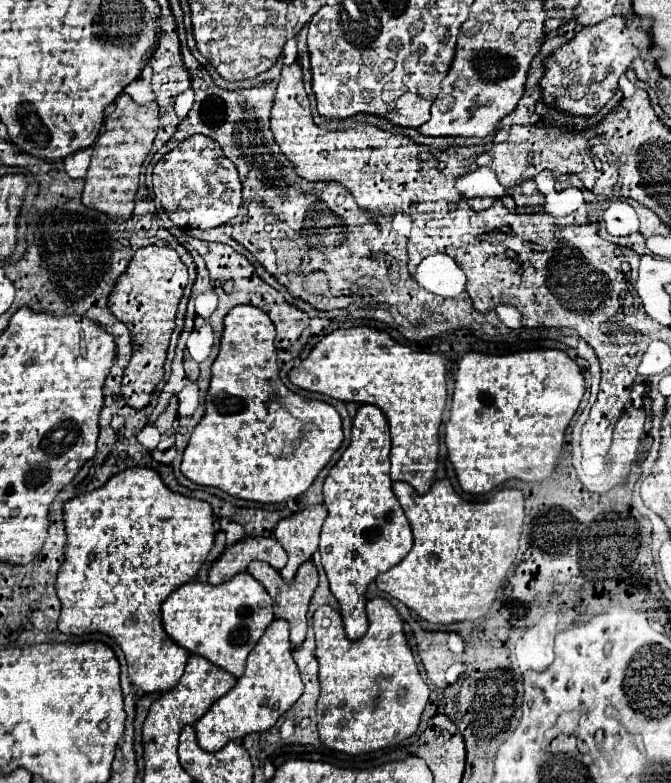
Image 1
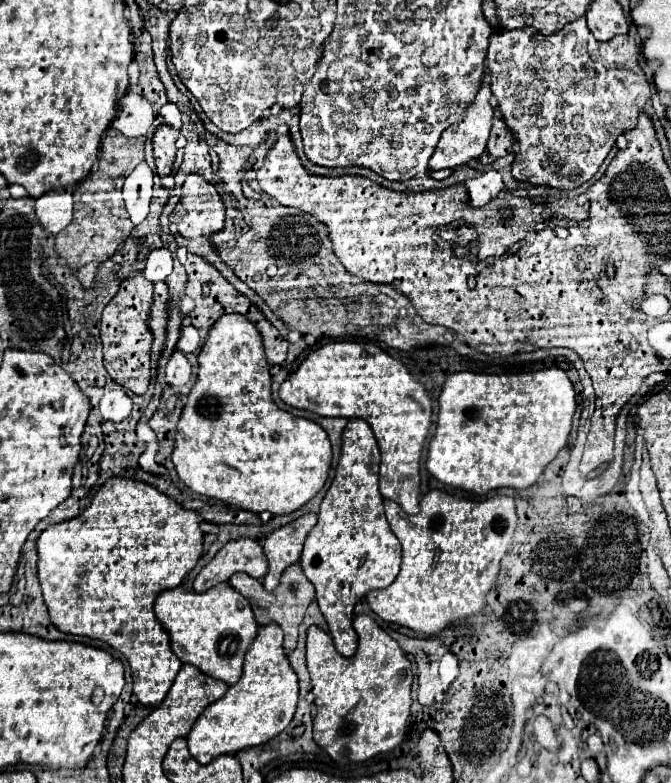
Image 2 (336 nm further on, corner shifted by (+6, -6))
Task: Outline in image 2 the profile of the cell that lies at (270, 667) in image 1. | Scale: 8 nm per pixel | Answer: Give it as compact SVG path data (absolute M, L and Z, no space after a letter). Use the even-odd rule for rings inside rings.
M264 625L258 631L258 639L246 653L244 673L236 685L232 685L226 695L212 705L208 705L196 719L192 731L188 733L188 749L198 763L206 765L222 753L238 753L246 747L256 747L288 727L298 703L298 677L290 667L286 651L282 647L282 631L272 625Z

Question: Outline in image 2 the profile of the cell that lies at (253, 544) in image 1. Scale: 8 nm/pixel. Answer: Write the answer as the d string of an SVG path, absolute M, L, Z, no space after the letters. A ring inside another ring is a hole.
M234 539L228 541L216 557L198 573L194 579L194 591L202 593L208 591L210 587L224 583L230 579L234 573L248 573L256 579L264 579L268 573L268 561L266 555L256 539Z

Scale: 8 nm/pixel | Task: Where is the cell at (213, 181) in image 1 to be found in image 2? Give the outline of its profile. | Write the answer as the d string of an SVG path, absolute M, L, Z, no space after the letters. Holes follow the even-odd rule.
M190 173L182 185L182 197L170 213L170 221L186 239L212 235L226 221L222 197L202 175Z

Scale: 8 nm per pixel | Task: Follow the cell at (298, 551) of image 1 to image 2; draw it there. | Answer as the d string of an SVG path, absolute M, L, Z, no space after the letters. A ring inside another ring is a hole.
M306 513L306 515L298 517L296 521L272 531L264 539L264 553L266 553L268 565L270 565L268 575L264 579L266 591L274 591L276 585L280 583L284 569L298 563L298 559L302 555L304 539L312 531L316 521L318 521L316 513Z

